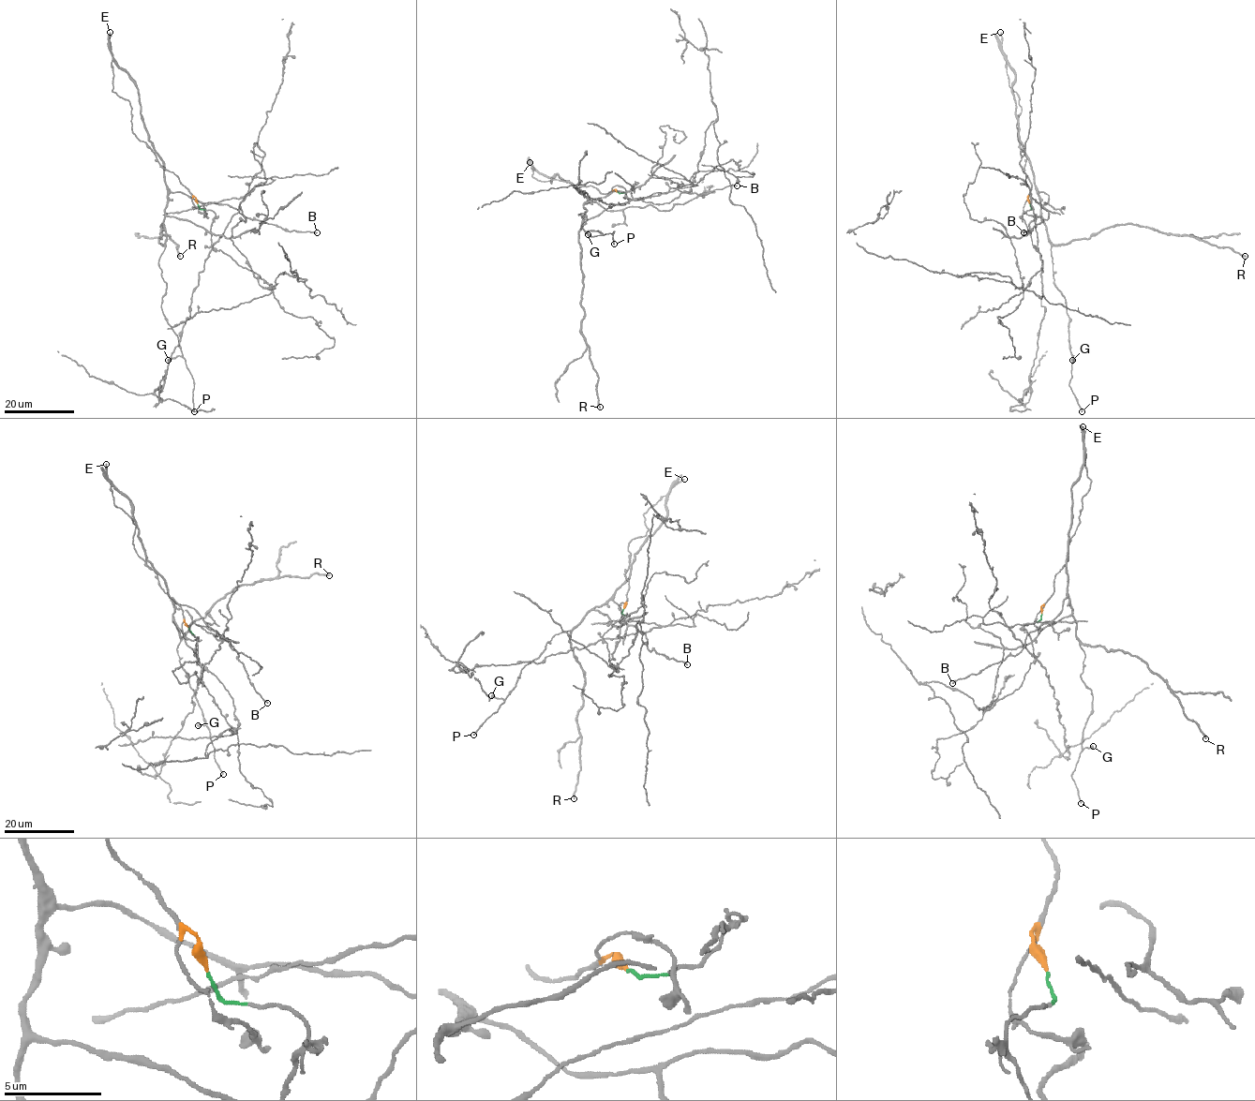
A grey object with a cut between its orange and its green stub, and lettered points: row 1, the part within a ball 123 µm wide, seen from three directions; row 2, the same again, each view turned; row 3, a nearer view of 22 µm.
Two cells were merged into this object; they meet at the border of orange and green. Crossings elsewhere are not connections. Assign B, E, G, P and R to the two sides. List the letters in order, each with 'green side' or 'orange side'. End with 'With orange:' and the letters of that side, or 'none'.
B: orange side
E: orange side
G: orange side
P: orange side
R: orange side
With orange: B, E, G, P, R

